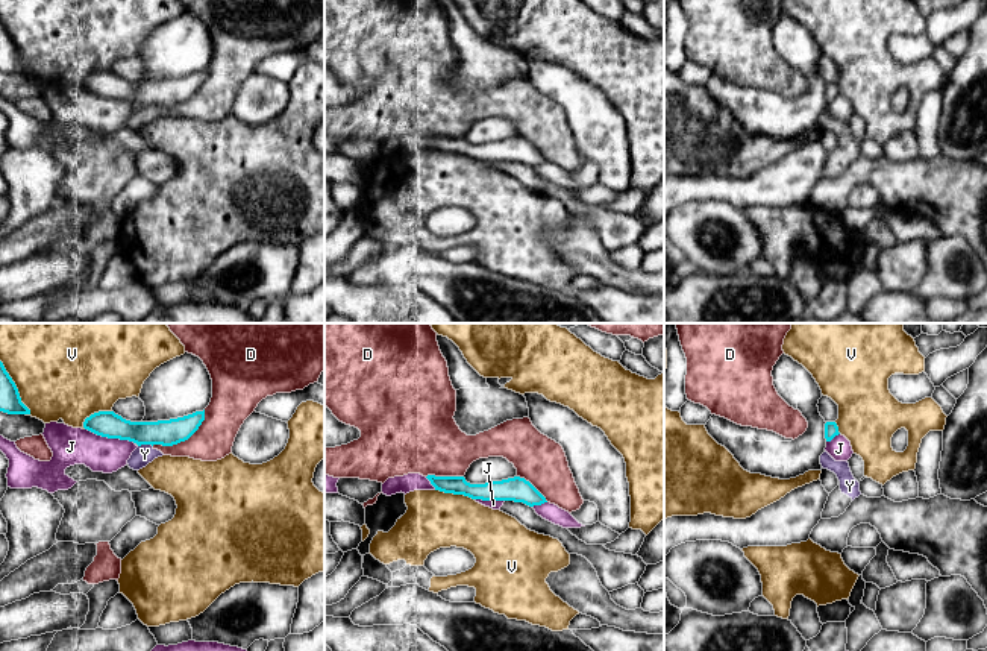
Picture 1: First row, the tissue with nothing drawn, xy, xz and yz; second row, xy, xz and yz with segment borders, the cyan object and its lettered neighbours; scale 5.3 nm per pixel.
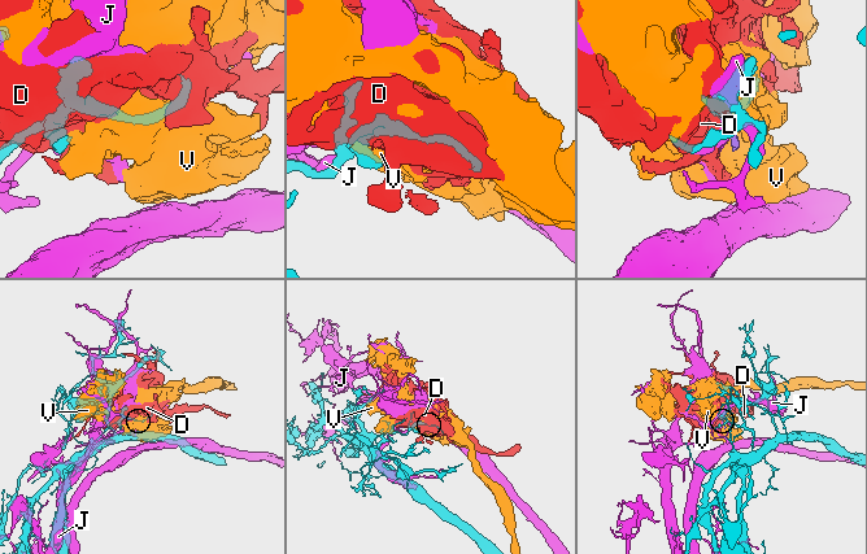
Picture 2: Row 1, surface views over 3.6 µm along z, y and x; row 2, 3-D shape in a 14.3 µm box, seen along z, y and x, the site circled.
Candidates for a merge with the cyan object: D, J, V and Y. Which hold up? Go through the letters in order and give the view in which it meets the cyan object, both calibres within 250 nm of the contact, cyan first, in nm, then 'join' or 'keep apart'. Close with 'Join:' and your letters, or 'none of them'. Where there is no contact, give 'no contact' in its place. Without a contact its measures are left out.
D: meets cyan in xy; 140 nm thick on the cyan side, 200 nm on the other; keep apart
J: meets cyan in xy; 140 nm thick on the cyan side, 200 nm on the other; keep apart
V: meets cyan in xy; 110 nm thick on the cyan side, 420 nm on the other; keep apart
Y: meets cyan in xy; 140 nm thick on the cyan side, 110 nm on the other; keep apart
Join: none of them

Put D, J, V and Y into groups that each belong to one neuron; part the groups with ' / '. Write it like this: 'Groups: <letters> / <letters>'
Groups: D Y / J / V

